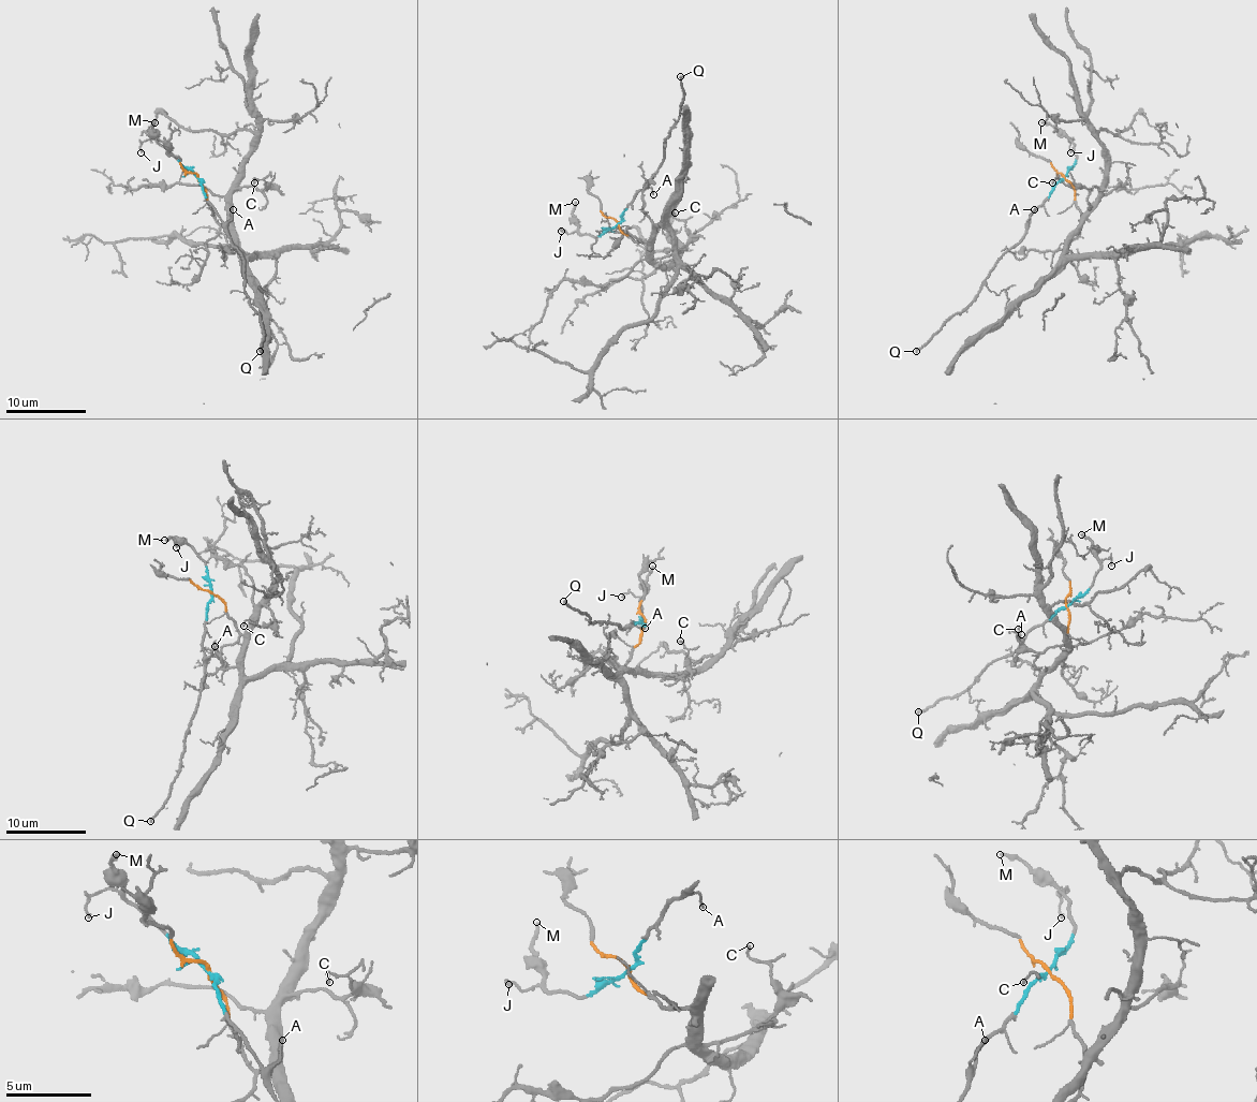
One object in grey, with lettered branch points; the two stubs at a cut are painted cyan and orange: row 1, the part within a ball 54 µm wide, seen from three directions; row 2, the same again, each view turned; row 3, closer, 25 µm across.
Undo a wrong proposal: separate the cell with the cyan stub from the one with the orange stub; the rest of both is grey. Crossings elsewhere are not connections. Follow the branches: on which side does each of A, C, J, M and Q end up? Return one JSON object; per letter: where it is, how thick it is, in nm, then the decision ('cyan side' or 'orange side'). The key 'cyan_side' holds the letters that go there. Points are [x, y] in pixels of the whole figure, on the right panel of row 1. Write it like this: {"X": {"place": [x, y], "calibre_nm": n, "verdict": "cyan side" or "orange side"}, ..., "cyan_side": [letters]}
{"A": {"place": [1034, 209], "calibre_nm": 110, "verdict": "cyan side"}, "C": {"place": [1052, 182], "calibre_nm": 130, "verdict": "orange side"}, "J": {"place": [1070, 152], "calibre_nm": 130, "verdict": "cyan side"}, "M": {"place": [1041, 122], "calibre_nm": 220, "verdict": "cyan side"}, "Q": {"place": [916, 351], "calibre_nm": 180, "verdict": "cyan side"}, "cyan_side": ["A", "J", "M", "Q"]}

